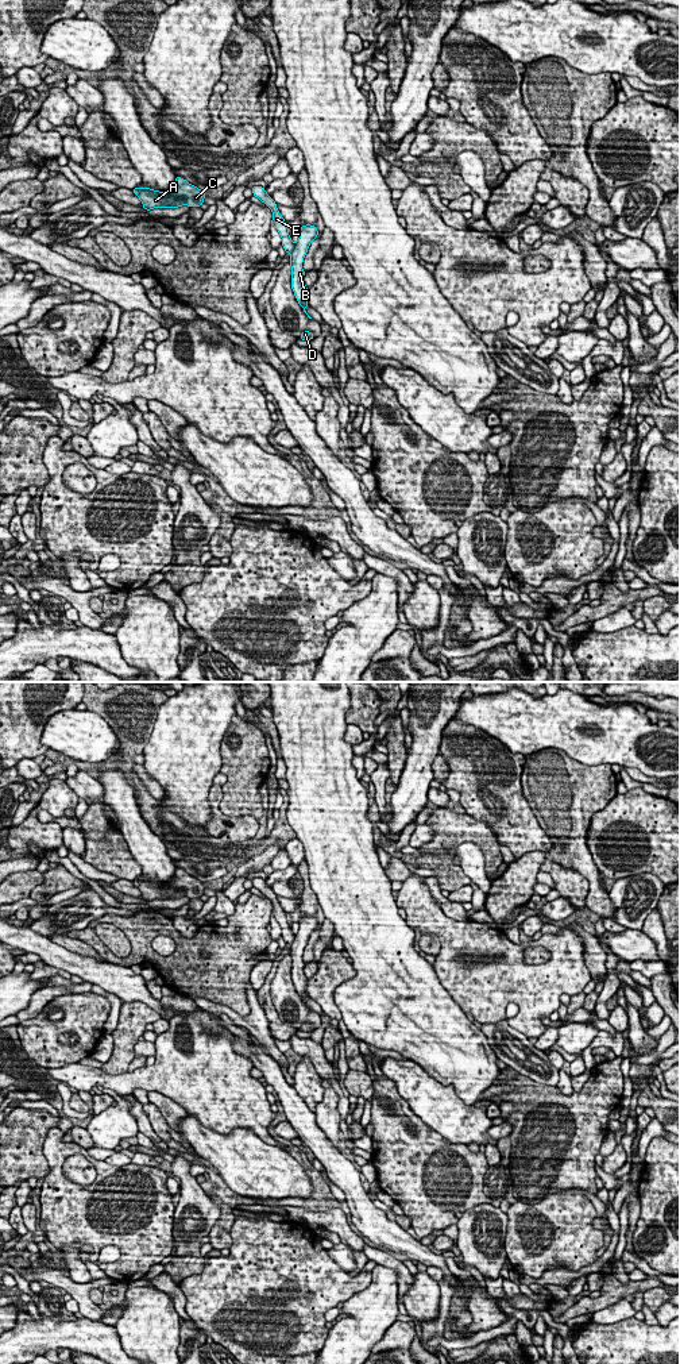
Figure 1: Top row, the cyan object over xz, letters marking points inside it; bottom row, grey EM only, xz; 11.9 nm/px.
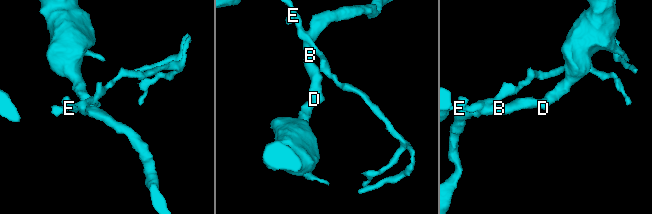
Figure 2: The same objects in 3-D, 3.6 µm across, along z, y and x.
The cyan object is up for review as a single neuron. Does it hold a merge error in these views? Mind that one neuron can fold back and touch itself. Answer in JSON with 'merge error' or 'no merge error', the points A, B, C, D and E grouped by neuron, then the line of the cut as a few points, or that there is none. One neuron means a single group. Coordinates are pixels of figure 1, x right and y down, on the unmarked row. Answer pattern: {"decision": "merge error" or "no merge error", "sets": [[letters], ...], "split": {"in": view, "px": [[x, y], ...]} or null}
{"decision": "merge error", "sets": [["A", "C", "E"], ["B", "D"]], "split": {"in": "xz", "px": [[296, 935], [290, 946]]}}

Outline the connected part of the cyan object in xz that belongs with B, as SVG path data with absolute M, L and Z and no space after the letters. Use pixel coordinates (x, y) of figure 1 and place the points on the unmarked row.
M306 916L300 920L300 930L294 936L294 941L290 945L290 956L291 956L291 980L298 995L305 999L309 998L309 994L305 991L308 986L308 978L304 974L305 963L302 960L304 949L308 944L310 935L317 929L318 921L314 917Z

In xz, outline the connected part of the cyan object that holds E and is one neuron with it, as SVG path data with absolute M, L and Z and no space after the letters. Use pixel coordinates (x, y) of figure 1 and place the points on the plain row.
M252 878L252 885L273 902L271 917L274 917L281 925L285 943L291 945L295 935L289 926L289 917L277 901L277 894L266 885L266 881L262 878Z

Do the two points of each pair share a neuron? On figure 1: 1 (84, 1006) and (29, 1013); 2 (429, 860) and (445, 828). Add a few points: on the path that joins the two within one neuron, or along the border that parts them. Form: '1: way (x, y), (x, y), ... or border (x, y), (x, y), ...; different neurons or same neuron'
1: border (66, 994), (57, 995), (35, 1016), (19, 1022); different neurons
2: way (437, 852), (445, 844), (445, 836); same neuron

